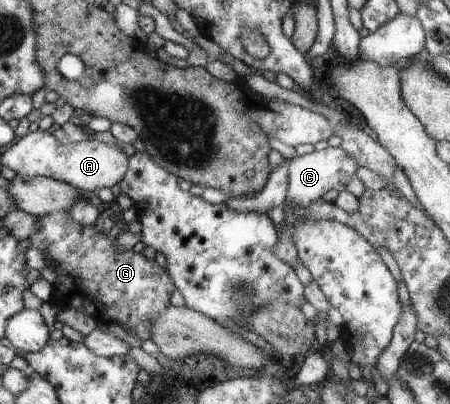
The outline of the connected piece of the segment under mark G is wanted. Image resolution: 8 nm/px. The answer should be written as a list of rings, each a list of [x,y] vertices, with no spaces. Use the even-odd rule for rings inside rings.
[[[69,210],[37,216],[37,222],[37,228],[27,239],[49,267],[53,288],[48,302],[62,308],[73,308],[101,323],[117,324],[129,333],[134,330],[135,337],[142,343],[151,340],[151,320],[165,312],[170,305],[171,294],[176,290],[167,266],[159,265],[133,248],[120,252],[116,248],[116,240],[108,238],[107,228],[99,231],[95,224],[81,226],[71,220]]]

